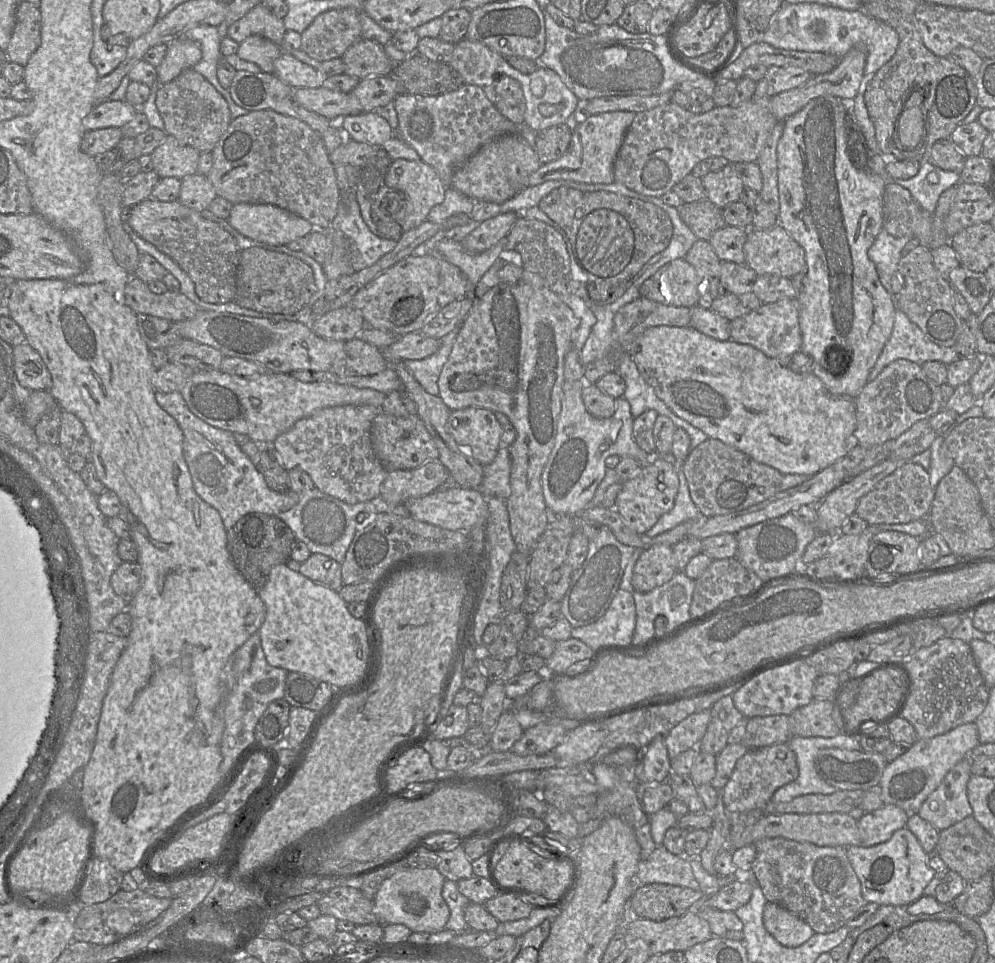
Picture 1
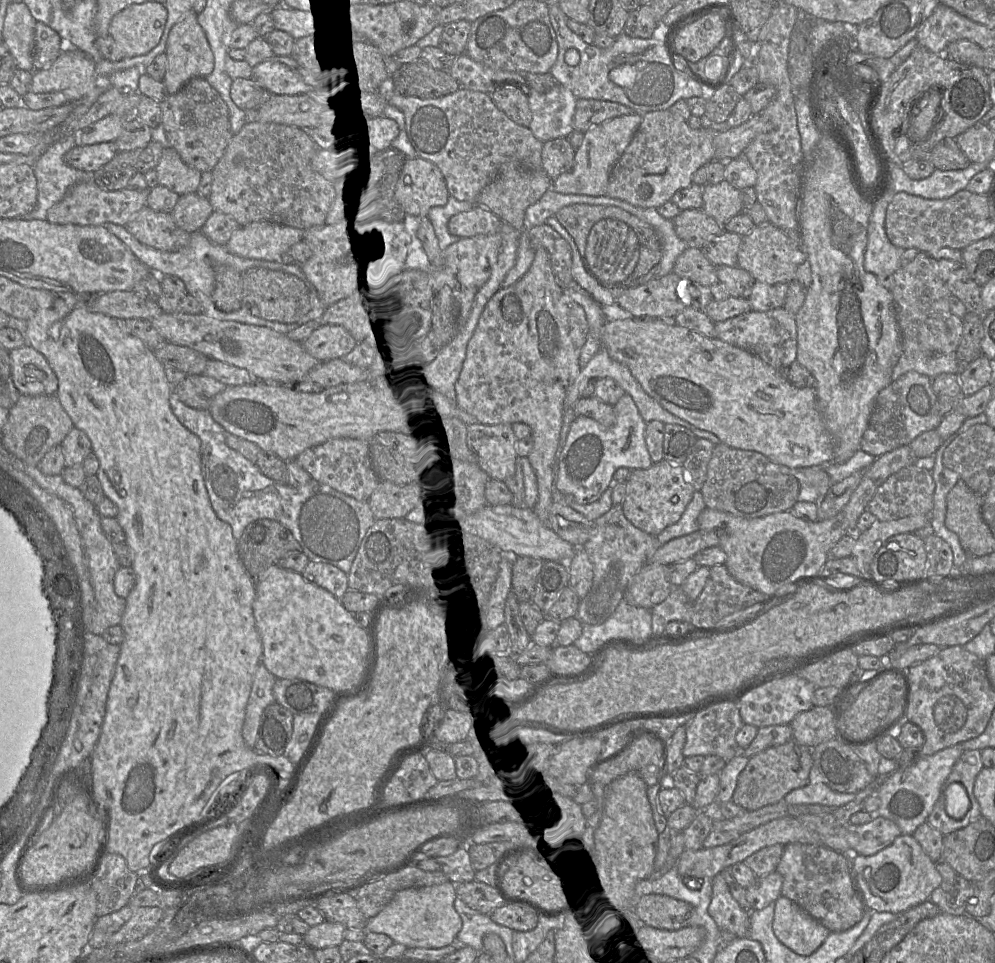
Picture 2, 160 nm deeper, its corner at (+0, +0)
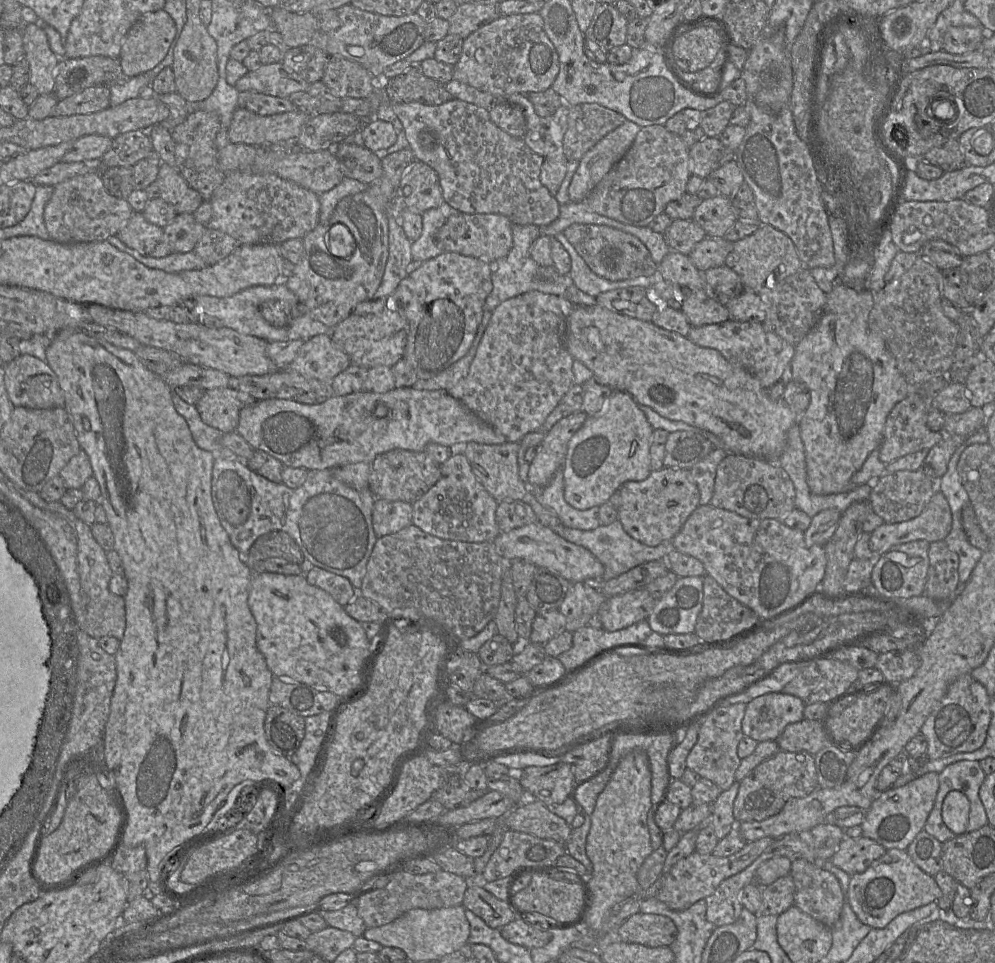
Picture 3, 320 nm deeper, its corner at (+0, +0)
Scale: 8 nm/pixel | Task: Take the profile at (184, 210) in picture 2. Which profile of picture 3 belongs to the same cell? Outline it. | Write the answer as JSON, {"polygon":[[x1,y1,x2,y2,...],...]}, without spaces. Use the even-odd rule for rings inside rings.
{"polygon":[[182,213,177,214,163,231,172,252,187,253,194,250,205,229,193,214]]}

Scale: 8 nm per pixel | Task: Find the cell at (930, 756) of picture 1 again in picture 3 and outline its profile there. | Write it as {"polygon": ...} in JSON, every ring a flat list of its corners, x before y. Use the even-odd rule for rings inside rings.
{"polygon":[[928,772,907,784,890,788,880,793,866,811,862,826,862,836,870,838,886,850,897,848,907,850,916,835,924,829,924,825,935,804,939,789,939,773]]}

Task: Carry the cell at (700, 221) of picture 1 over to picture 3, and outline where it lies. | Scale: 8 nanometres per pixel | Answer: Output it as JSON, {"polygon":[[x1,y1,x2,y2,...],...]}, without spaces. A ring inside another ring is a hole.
{"polygon":[[693,219,673,220,664,232,664,238,670,250,688,256,694,247,706,237,703,228]]}

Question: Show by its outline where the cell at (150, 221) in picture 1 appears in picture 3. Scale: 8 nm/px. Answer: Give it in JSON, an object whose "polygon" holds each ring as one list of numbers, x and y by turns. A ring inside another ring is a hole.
{"polygon":[[134,212,116,236,144,256,162,258,172,252,163,228,147,221,140,212]]}

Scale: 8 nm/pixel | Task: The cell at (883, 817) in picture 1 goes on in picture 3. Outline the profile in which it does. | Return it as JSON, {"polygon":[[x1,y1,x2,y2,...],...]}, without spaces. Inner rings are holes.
{"polygon":[[845,836,831,858,834,866,849,875,864,872,875,860,886,853,886,849,876,841,860,836]]}

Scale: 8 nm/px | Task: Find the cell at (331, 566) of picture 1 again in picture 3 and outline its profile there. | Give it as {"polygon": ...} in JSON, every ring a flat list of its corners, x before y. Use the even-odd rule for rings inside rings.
{"polygon":[[317,566,309,568,304,575,309,584,328,592,343,607,354,598,354,587,346,577]]}

